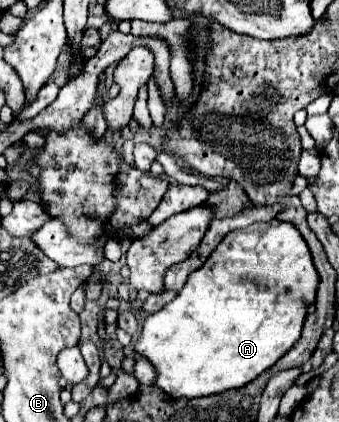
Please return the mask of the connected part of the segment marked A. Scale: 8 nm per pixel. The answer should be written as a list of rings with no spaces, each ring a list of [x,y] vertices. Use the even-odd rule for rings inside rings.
[[[273,222],[261,232],[255,250],[246,250],[234,242],[236,231],[218,244],[207,262],[193,272],[175,300],[143,320],[143,330],[135,350],[157,368],[155,386],[173,398],[197,398],[239,388],[271,368],[301,338],[309,304],[315,302],[319,272],[313,266],[311,252],[301,232],[291,222]]]

